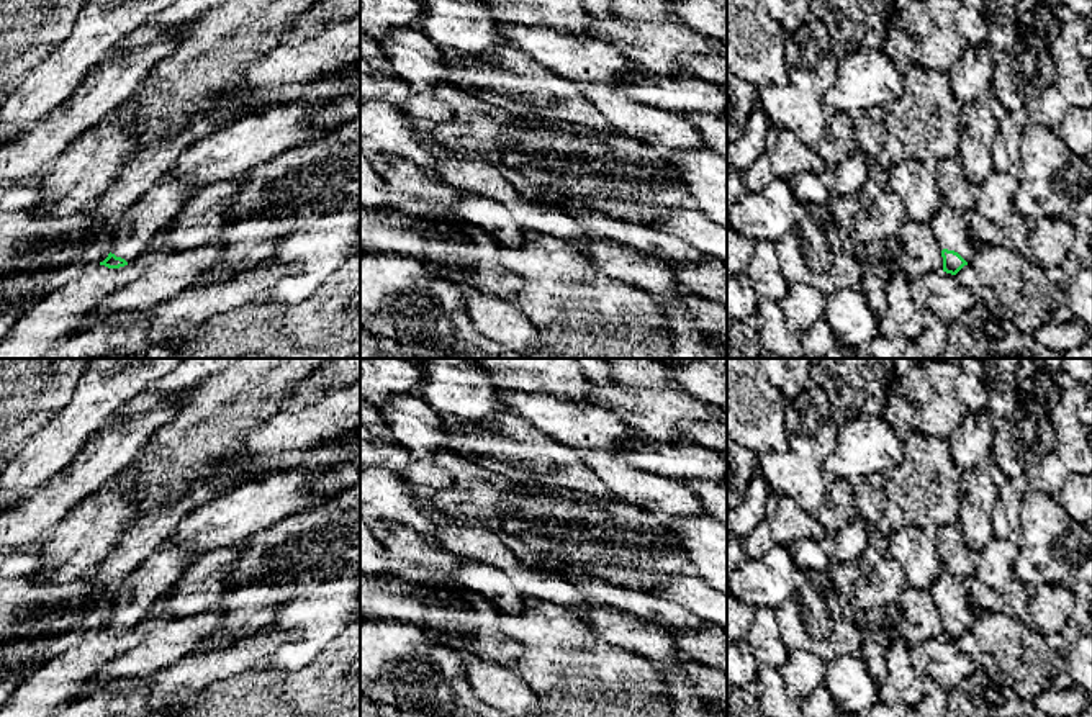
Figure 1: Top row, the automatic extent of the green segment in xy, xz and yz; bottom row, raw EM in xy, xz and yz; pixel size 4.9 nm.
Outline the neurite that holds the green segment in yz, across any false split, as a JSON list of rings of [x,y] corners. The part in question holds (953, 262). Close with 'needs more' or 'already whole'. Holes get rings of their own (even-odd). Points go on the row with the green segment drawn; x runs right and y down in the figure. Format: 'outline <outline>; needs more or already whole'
outline [[[941,201],[930,226],[941,249],[943,272],[956,275],[976,255],[976,247],[968,229],[968,216]]]; needs more

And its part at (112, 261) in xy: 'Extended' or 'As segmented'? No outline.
Extended

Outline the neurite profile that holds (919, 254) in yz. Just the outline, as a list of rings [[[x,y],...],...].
[[[905,221],[899,231],[897,268],[912,282],[925,273],[943,270],[941,249],[930,223]]]

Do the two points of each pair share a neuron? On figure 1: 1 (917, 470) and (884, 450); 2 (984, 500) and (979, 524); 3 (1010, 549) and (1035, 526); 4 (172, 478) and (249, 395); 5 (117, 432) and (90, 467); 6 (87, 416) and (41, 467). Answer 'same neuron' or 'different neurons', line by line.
1: different neurons
2: same neuron
3: different neurons
4: same neuron
5: same neuron
6: same neuron

